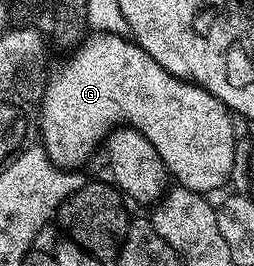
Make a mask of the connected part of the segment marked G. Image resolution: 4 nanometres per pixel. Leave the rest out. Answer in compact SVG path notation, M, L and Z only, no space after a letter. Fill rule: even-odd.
M88 33L74 47L73 53L75 55L71 60L50 71L43 88L43 102L39 106L38 137L52 163L64 169L79 168L98 146L100 149L104 145L111 130L123 123L142 132L153 144L153 148L157 148L157 156L161 156L168 175L178 185L211 196L214 190L221 189L230 180L235 170L236 119L225 103L217 100L217 96L196 82L186 82L183 78L173 76L161 68L161 64L157 64L149 52L120 34Z

